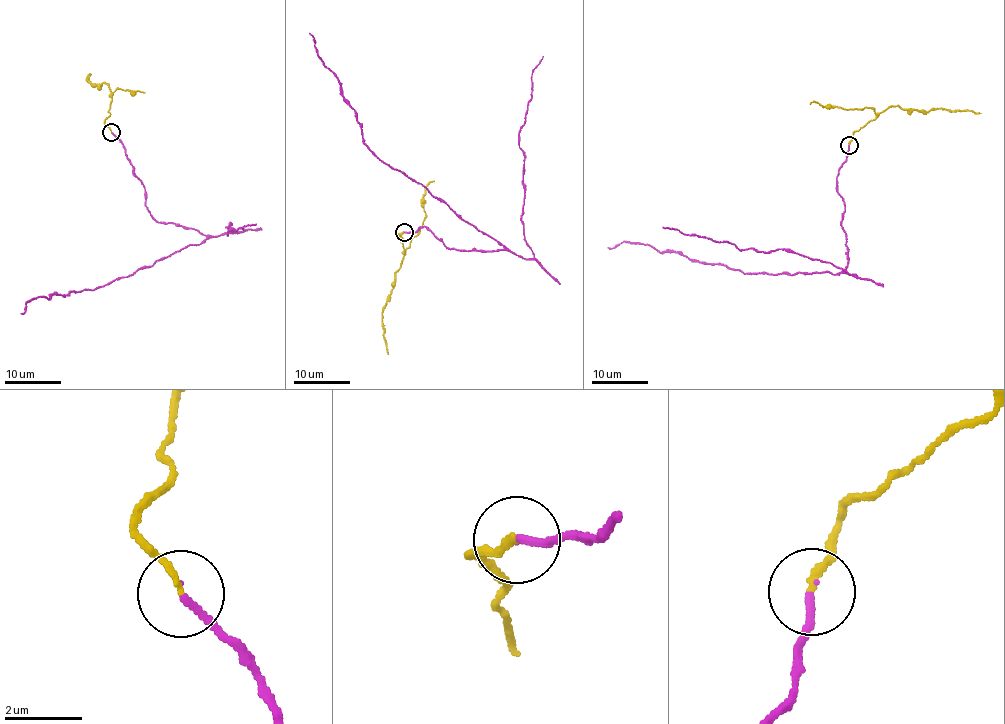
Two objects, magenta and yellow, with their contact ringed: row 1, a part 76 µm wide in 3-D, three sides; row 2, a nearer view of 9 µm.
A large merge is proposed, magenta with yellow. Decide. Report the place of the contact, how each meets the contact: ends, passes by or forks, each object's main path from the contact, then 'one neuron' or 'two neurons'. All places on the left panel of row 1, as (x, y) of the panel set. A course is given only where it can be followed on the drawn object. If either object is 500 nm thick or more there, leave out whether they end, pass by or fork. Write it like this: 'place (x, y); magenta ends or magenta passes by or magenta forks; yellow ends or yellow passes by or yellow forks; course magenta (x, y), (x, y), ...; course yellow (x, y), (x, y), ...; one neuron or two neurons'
place (111, 132); magenta ends; yellow ends; course magenta (111, 132), (144, 187), (150, 214), (207, 237), (102, 286), (28, 301), (20, 313); course yellow (111, 132), (106, 122), (112, 100), (107, 85), (91, 85), (86, 80), (90, 73); two neurons

